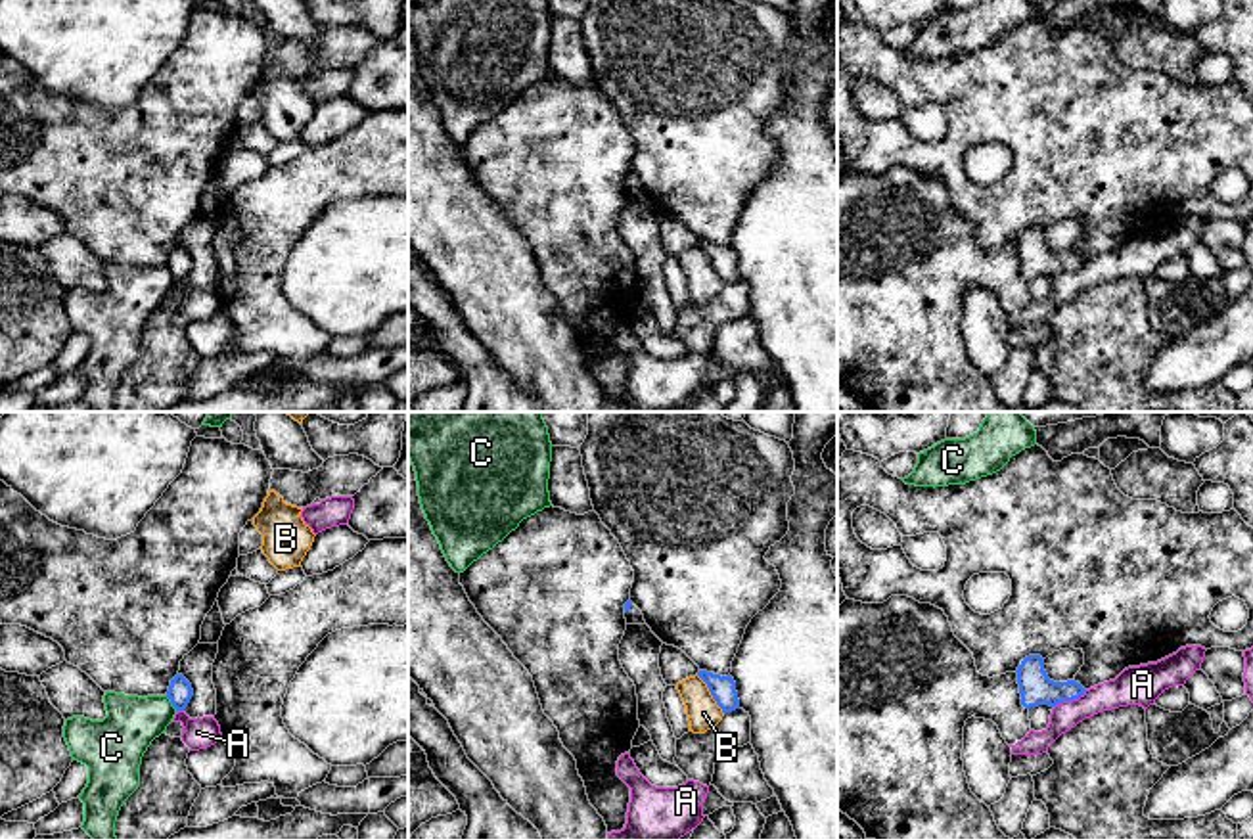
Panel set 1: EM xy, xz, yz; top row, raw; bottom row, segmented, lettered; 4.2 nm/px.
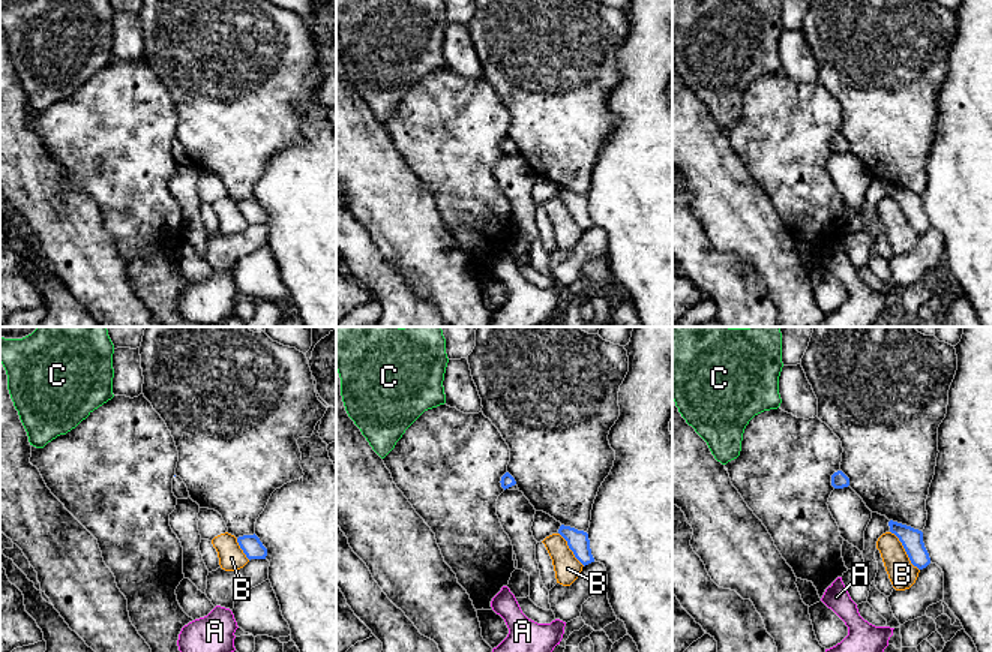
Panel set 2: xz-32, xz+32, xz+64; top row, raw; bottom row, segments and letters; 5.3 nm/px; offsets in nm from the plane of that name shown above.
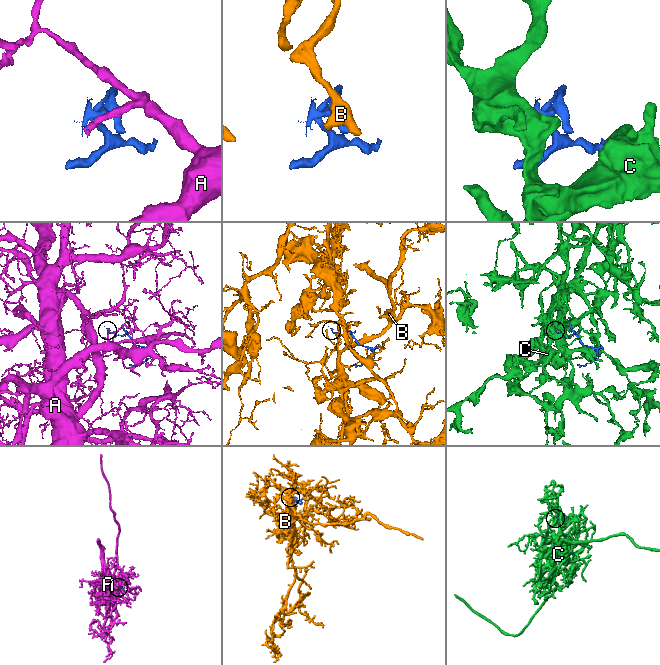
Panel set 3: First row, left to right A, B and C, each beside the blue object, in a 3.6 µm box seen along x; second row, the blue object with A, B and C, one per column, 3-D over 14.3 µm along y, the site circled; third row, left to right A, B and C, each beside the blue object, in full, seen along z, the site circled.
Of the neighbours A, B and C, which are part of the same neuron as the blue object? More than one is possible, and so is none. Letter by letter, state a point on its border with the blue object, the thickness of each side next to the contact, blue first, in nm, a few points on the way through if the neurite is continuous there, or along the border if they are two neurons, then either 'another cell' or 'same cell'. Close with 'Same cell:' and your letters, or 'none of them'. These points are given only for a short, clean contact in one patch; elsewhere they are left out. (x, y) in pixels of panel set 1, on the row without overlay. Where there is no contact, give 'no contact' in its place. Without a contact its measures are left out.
A: meets blue in yz at (1070, 271); 140 nm thick on the blue side, 140 nm on the other; border along yz (1087, 261), (1054, 278); another cell
B: meets blue in xz at (711, 265); 110 nm thick on the blue side, 140 nm on the other; another cell
C: meets blue in xy at (171, 272); 100 nm thick on the blue side, 220 nm on the other; another cell
Same cell: none of them

